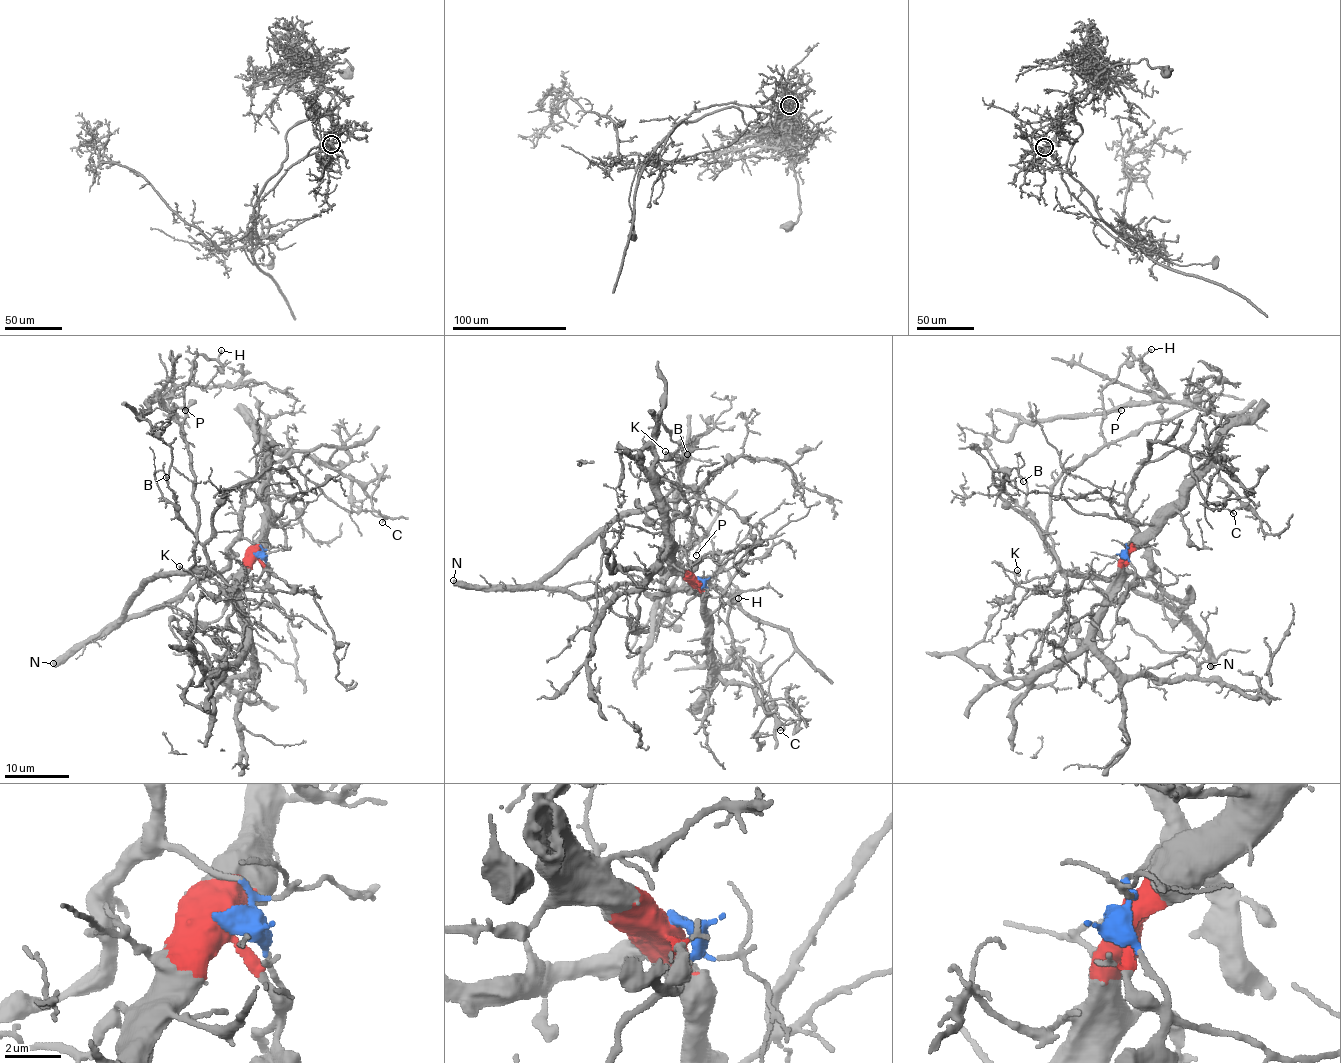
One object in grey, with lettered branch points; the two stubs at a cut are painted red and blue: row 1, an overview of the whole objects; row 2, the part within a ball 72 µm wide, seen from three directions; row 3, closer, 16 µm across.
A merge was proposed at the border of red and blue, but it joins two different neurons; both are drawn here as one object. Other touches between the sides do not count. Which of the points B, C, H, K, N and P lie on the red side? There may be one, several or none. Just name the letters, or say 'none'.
none

